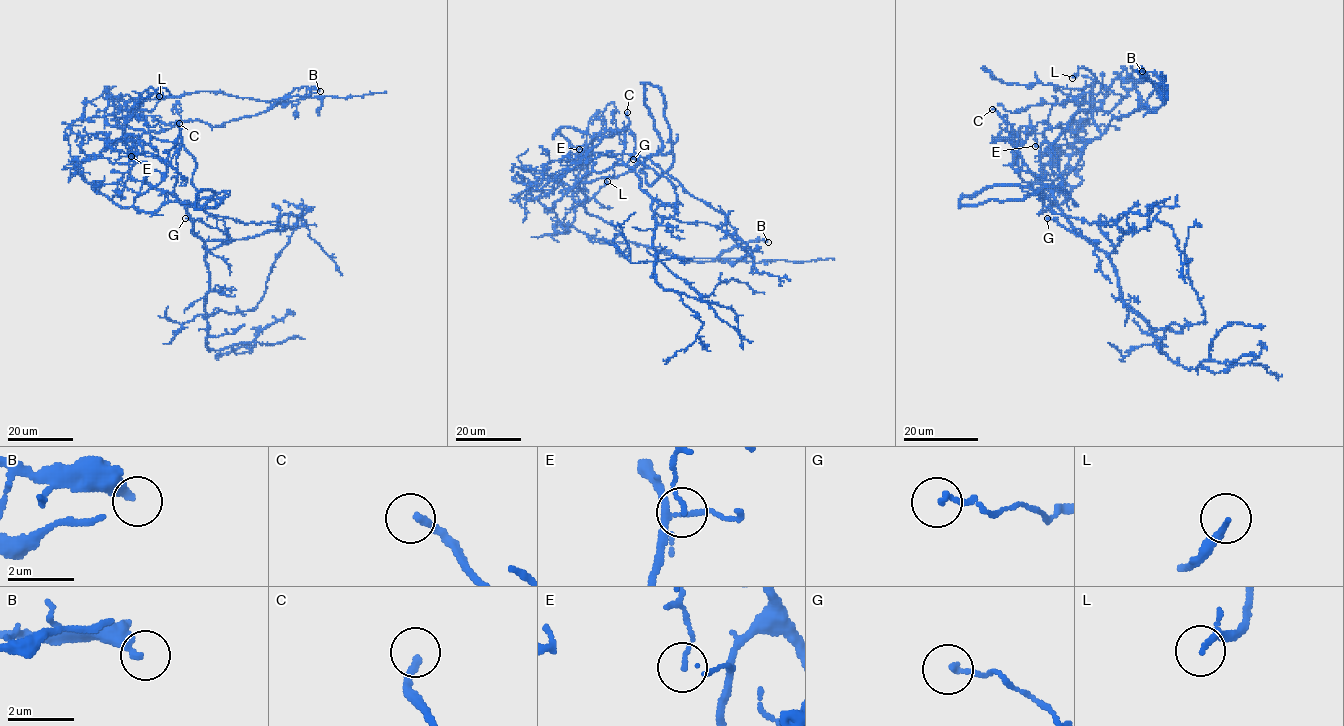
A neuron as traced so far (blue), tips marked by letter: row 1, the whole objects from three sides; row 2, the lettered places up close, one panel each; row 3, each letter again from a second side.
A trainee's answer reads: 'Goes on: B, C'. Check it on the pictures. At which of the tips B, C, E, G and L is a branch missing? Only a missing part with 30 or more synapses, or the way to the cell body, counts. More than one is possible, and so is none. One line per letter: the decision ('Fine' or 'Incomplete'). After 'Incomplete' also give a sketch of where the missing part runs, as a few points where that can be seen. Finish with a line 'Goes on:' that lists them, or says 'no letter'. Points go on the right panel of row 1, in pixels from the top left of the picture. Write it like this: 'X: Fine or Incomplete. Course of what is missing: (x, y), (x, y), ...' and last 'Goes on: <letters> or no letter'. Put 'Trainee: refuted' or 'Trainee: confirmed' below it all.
B: Fine
C: Incomplete. Course of what is missing: (992, 109), (961, 97), (952, 109), (957, 144), (975, 160), (1003, 166), (1020, 151), (1028, 135)
E: Fine
G: Fine
L: Fine
Goes on: C
Trainee: refuted

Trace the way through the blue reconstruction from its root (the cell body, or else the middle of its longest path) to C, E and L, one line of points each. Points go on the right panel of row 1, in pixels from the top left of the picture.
C: (1058, 184), (1048, 190), (1034, 176), (1013, 146), (1006, 122), (992, 109)
E: (1058, 184), (1050, 146), (1041, 133), (1019, 143), (1009, 139), (1025, 125), (1035, 133), (1035, 146)
L: (1058, 184), (1083, 148), (1101, 135), (1092, 113), (1108, 112), (1122, 98), (1085, 67), (1072, 78)

